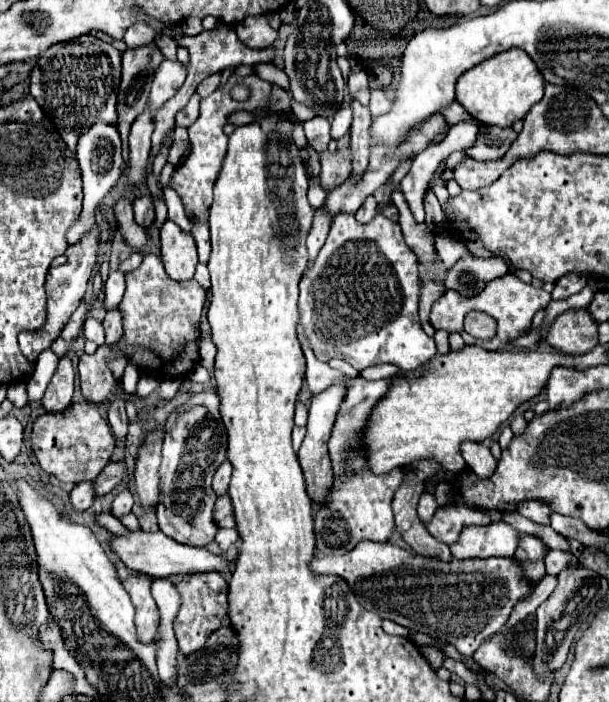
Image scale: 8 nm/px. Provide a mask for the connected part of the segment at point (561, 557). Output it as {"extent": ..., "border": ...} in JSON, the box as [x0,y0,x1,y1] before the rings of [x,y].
{"extent":[545,550,577,576],"border":[[[551,550],[547,556],[545,556],[545,566],[547,566],[547,574],[553,574],[557,576],[563,568],[567,568],[569,562],[577,562],[577,558],[569,552],[561,552],[561,550]]]}

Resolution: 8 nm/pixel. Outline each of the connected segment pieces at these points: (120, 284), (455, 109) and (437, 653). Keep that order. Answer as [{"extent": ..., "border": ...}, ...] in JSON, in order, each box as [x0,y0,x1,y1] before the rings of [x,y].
[{"extent":[103,270,125,312],"border":[[[115,270],[109,274],[109,278],[103,286],[103,304],[105,304],[107,312],[113,308],[119,308],[123,292],[125,292],[125,276],[119,270]]]},{"extent":[441,102,469,126],"border":[[[457,102],[449,104],[449,108],[441,108],[441,114],[445,116],[445,120],[449,120],[449,126],[459,124],[459,122],[463,122],[463,120],[467,120],[467,118],[469,118],[469,116],[467,116],[467,112],[465,112]]]},{"extent":[419,646,445,670],"border":[[[419,646],[419,652],[427,658],[427,662],[431,664],[433,670],[439,670],[443,666],[445,654],[439,648],[435,648],[435,646]]]}]

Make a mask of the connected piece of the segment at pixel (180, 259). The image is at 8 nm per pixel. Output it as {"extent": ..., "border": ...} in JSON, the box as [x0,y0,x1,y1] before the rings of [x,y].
{"extent":[161,220,197,282],"border":[[[167,220],[161,228],[161,260],[169,278],[183,282],[191,280],[197,266],[197,248],[191,234]]]}

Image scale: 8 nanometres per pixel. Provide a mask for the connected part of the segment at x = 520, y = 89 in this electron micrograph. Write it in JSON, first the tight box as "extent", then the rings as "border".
{"extent":[457,48,545,126],"border":[[[511,48],[467,70],[461,80],[457,80],[457,102],[475,122],[487,126],[513,126],[513,122],[521,120],[531,106],[543,98],[543,86],[545,80],[527,52]]]}

